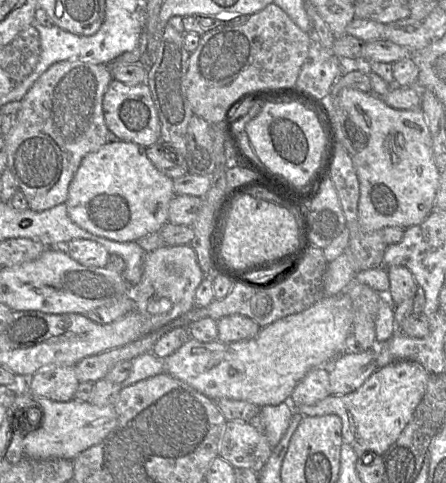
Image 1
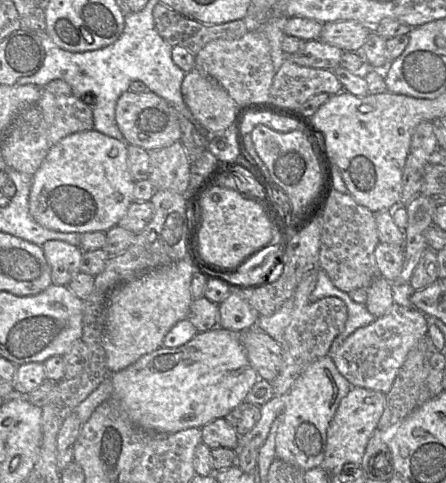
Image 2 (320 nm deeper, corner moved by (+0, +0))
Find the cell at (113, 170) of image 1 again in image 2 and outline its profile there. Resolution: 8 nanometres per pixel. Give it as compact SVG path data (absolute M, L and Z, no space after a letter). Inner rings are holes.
M97 130L72 133L48 151L42 164L32 175L29 212L45 228L69 233L106 232L118 225L133 202L135 182L128 169L128 144Z

